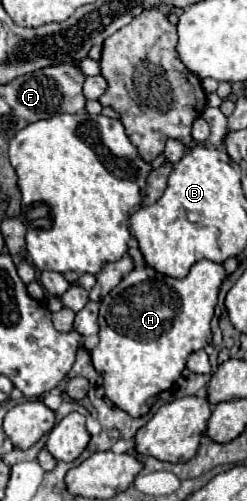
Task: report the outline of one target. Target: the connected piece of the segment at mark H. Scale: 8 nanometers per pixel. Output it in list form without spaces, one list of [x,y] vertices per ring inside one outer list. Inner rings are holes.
[[[209,259],[197,261],[183,279],[161,275],[153,267],[139,267],[101,301],[99,345],[91,351],[91,357],[97,373],[105,379],[105,395],[119,409],[131,417],[149,413],[155,397],[181,377],[189,353],[209,345],[209,323],[223,279],[223,265]]]

